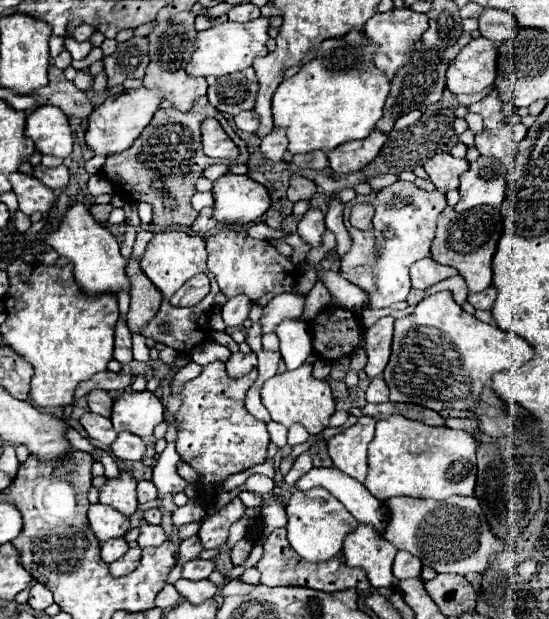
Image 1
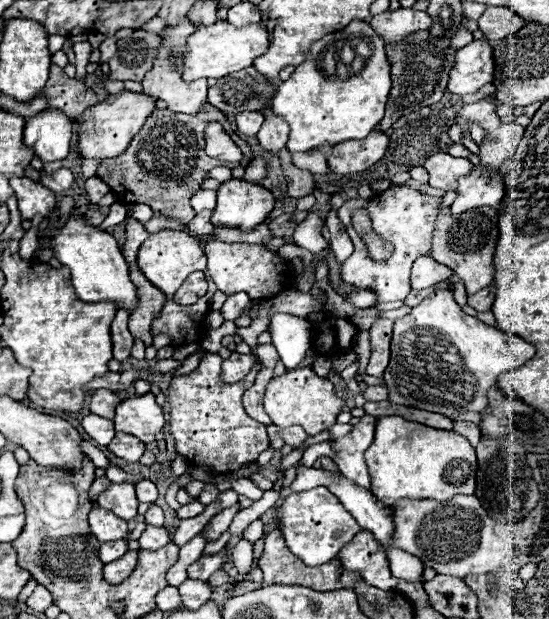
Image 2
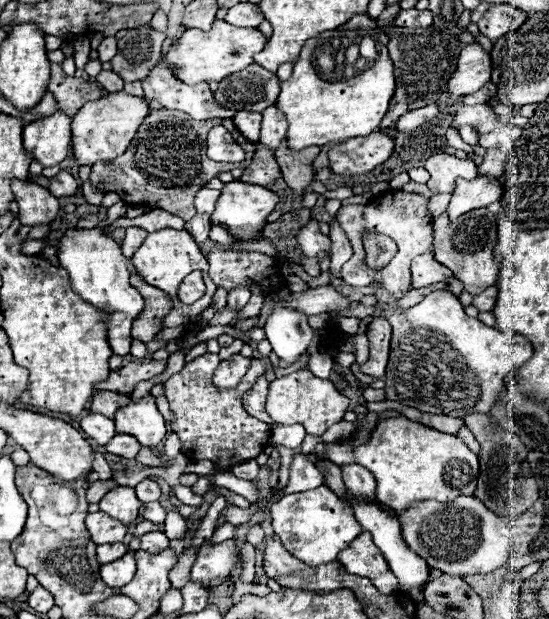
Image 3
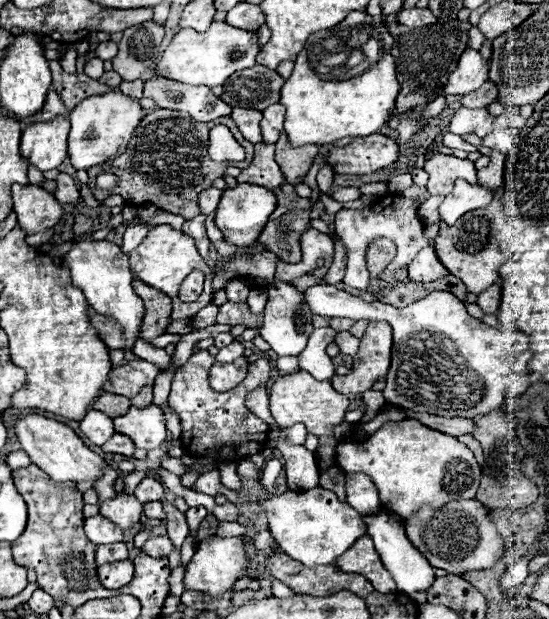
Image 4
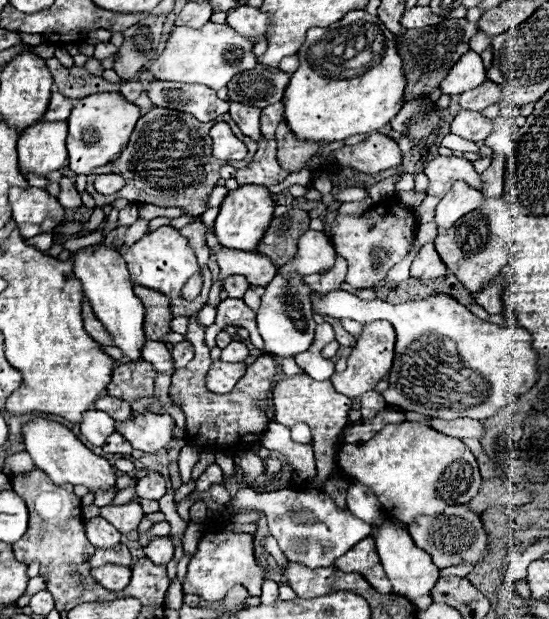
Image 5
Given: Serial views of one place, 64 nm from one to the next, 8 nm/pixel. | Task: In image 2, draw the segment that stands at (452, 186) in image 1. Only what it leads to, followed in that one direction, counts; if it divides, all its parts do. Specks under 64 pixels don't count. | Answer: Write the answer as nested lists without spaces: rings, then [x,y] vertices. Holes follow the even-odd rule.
[[[438,152],[430,156],[424,168],[430,174],[430,186],[440,188],[444,192],[458,188],[458,178],[466,176],[472,170],[472,162],[466,158],[454,158],[446,152]]]

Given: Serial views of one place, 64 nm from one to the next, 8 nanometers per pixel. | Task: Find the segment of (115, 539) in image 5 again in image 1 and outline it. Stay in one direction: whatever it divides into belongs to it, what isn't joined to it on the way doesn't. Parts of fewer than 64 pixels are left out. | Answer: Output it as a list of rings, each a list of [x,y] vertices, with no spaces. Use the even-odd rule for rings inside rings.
[[[90,504],[88,522],[98,540],[122,538],[130,528],[130,518],[108,504]]]

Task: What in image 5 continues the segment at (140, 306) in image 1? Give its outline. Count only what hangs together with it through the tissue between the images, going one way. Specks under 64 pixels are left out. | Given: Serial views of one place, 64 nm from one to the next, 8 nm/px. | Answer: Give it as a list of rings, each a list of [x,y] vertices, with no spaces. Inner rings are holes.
[[[134,286],[134,294],[142,300],[146,308],[146,318],[144,318],[146,340],[160,340],[170,332],[172,314],[168,296],[162,296],[160,292],[154,292],[144,286]]]

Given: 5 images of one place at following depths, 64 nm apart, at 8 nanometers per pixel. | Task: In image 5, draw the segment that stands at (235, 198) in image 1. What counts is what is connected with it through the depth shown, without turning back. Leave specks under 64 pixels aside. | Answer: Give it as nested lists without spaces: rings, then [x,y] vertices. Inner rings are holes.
[[[248,184],[248,188],[238,186],[236,190],[230,190],[220,204],[220,214],[216,218],[218,242],[234,250],[256,250],[256,244],[260,242],[272,220],[274,206],[276,204],[272,200],[272,194],[266,188],[252,188],[252,184]]]

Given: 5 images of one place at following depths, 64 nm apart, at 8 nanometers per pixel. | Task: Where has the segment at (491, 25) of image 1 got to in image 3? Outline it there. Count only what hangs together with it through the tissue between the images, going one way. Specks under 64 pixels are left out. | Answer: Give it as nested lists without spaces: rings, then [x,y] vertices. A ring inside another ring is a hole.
[[[494,4],[488,8],[488,12],[480,18],[478,28],[484,36],[488,36],[492,42],[506,36],[512,30],[518,30],[526,20],[526,14],[518,8],[512,8],[512,4]]]

